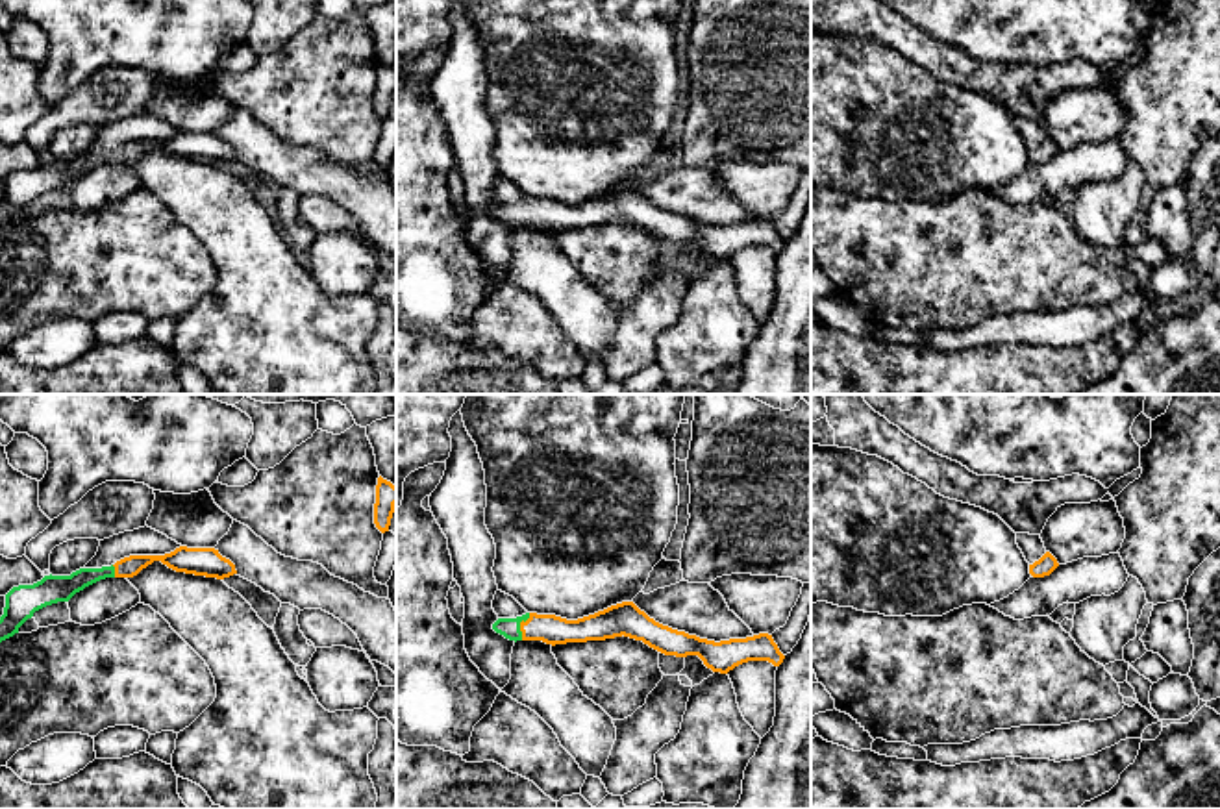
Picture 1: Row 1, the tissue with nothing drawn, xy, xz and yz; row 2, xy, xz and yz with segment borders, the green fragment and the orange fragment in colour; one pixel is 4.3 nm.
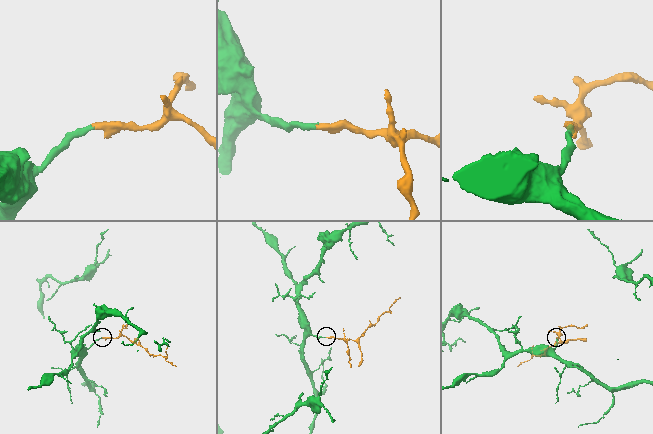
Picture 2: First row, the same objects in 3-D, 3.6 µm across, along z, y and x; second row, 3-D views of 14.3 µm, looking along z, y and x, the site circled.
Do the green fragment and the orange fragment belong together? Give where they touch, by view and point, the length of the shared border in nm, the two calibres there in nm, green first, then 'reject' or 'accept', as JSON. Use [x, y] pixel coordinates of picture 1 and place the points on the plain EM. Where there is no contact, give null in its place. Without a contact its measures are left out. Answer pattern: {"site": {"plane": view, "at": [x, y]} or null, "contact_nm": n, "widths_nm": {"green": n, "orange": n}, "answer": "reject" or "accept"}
{"site": {"plane": "xz", "at": [519, 211]}, "contact_nm": 130, "widths_nm": {"green": 90, "orange": 130}, "answer": "accept"}

